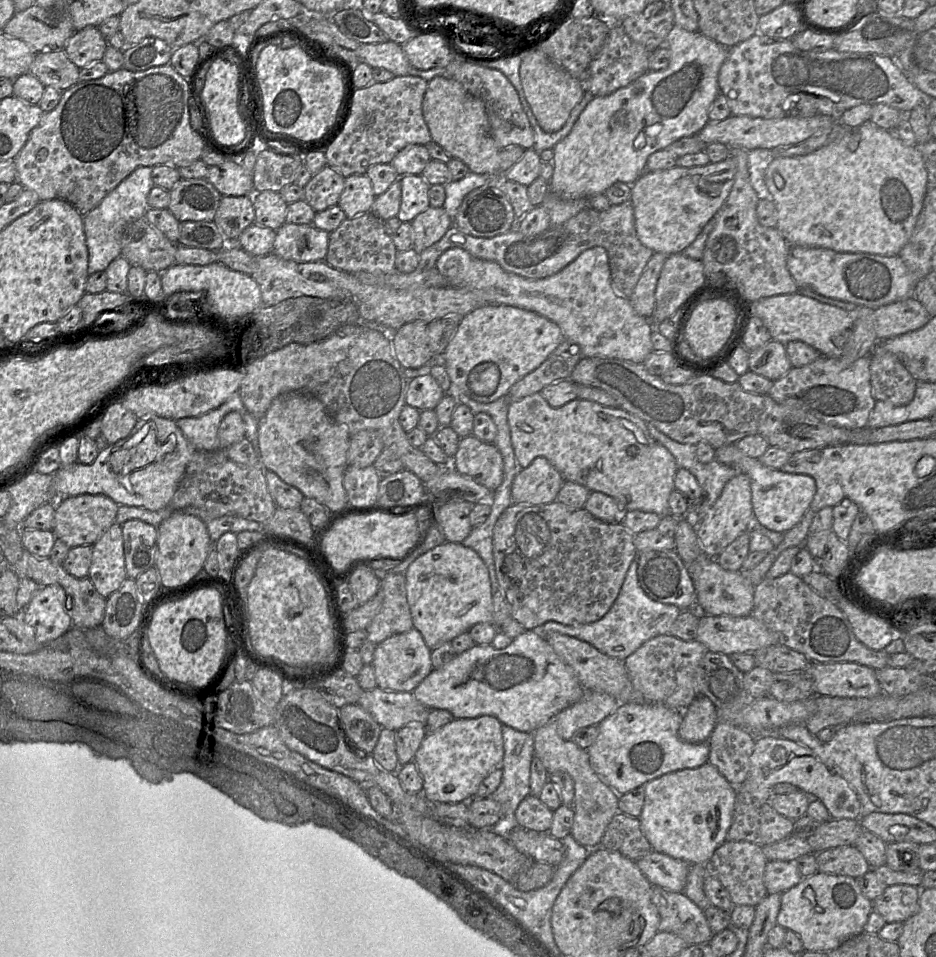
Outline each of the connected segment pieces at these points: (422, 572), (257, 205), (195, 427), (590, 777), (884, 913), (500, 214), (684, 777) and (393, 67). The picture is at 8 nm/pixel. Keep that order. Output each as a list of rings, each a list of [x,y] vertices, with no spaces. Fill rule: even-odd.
[[[445,542],[417,557],[405,566],[407,601],[413,627],[423,636],[427,646],[433,650],[479,623],[494,624],[492,590],[488,570],[480,556],[461,543]]]
[[[264,190],[253,195],[255,223],[277,230],[286,222],[288,203],[279,192]]]
[[[239,391],[234,392],[218,408],[200,416],[180,418],[176,424],[197,450],[221,450],[219,449],[218,429],[224,417],[232,411],[238,412],[244,420],[243,414],[246,413],[246,409]]]
[[[555,719],[534,732],[534,750],[549,774],[563,771],[574,781],[574,821],[571,835],[582,846],[590,849],[601,847],[601,840],[613,816],[619,812],[619,795],[609,787],[593,770],[589,754],[580,748],[573,740],[564,740],[557,732]]]
[[[898,884],[887,886],[873,902],[873,911],[886,923],[904,923],[919,910],[919,887]]]
[[[486,183],[485,186],[472,190],[463,198],[454,218],[454,225],[467,234],[491,238],[515,229],[517,221],[513,206],[501,185],[487,186]]]
[[[709,762],[694,769],[681,769],[648,781],[645,785],[644,805],[639,816],[641,830],[652,850],[688,864],[705,864],[715,850],[727,840],[732,823],[736,786],[730,784]]]
[[[390,40],[385,43],[359,44],[357,60],[372,68],[384,68],[395,76],[407,76],[411,68],[402,45]]]

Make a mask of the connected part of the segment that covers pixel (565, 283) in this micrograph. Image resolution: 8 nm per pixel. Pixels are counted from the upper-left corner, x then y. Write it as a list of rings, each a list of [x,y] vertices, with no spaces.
[[[595,246],[583,251],[561,271],[542,279],[530,279],[504,270],[498,263],[474,257],[461,248],[450,248],[436,262],[448,286],[468,289],[488,304],[522,308],[546,317],[559,326],[564,336],[579,345],[584,358],[616,358],[643,363],[653,351],[653,323],[640,316],[629,299],[615,295],[611,287],[608,253]]]

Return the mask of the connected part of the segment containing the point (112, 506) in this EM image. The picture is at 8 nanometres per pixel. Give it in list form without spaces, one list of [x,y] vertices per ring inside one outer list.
[[[82,494],[59,499],[56,503],[52,532],[70,548],[93,545],[116,523],[119,504],[108,496]]]

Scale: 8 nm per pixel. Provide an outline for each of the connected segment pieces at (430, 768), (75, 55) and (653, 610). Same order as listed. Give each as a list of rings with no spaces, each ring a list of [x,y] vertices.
[[[494,716],[457,718],[435,731],[429,731],[413,761],[423,779],[422,793],[429,803],[467,802],[474,798],[481,782],[494,770],[501,769],[504,757],[502,723]]]
[[[87,26],[73,33],[64,46],[64,52],[81,69],[102,61],[107,46],[107,39],[98,28]]]
[[[635,559],[629,566],[626,577],[624,579],[624,583],[612,607],[600,620],[581,626],[568,626],[551,621],[545,623],[542,626],[541,630],[535,631],[541,631],[541,633],[559,633],[562,635],[567,635],[576,638],[578,640],[584,641],[592,645],[601,653],[621,661],[624,661],[628,656],[633,654],[646,641],[659,635],[669,634],[671,626],[673,625],[674,621],[679,616],[679,614],[682,612],[682,610],[675,605],[663,604],[650,599],[642,590],[638,582],[637,566],[638,564]]]

